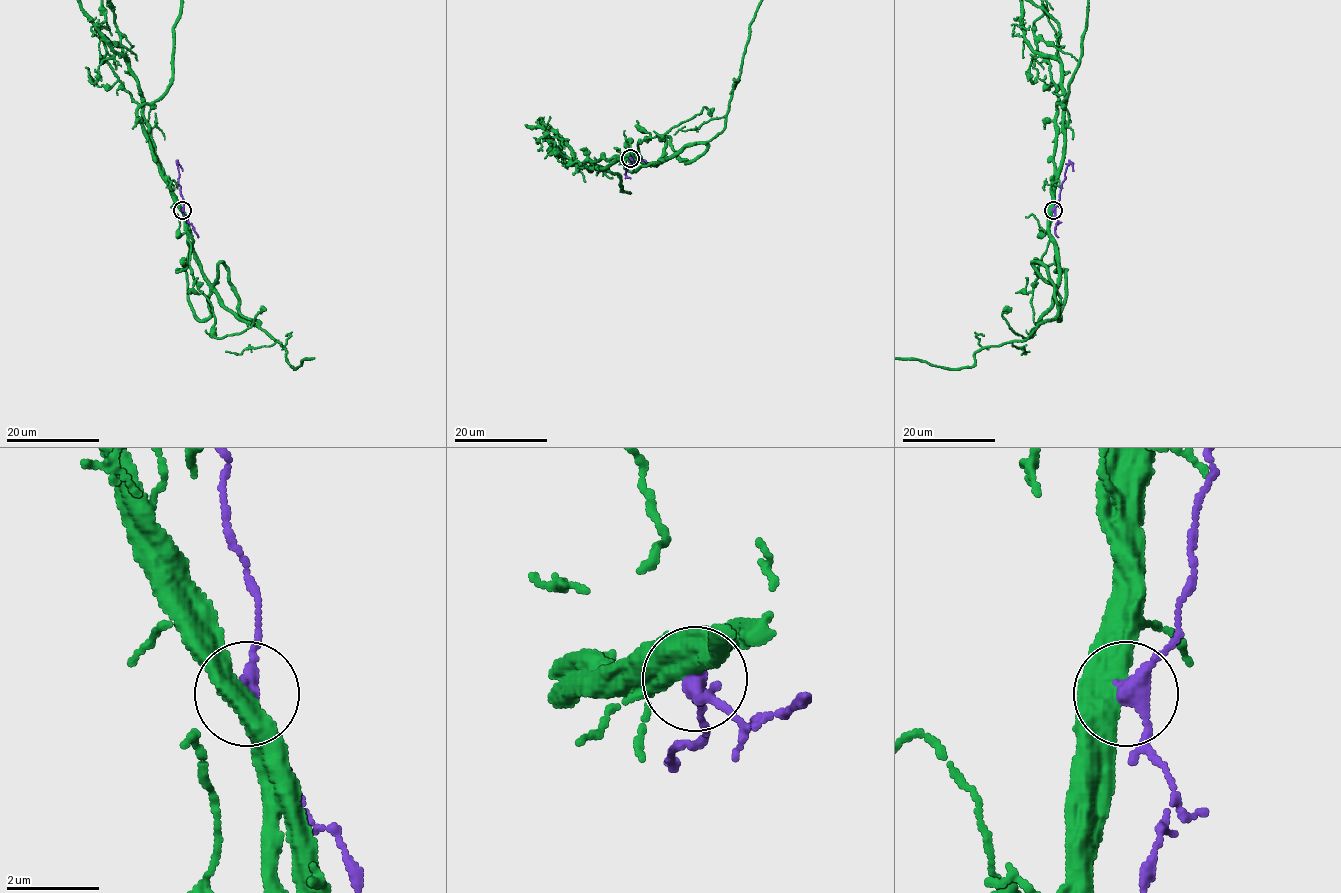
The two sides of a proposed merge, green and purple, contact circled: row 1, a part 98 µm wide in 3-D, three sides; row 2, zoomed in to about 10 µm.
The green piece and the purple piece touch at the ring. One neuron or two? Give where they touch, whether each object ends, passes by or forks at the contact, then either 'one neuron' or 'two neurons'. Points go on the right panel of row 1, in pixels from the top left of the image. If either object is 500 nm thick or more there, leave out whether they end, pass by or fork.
(1053, 210) | two neurons

